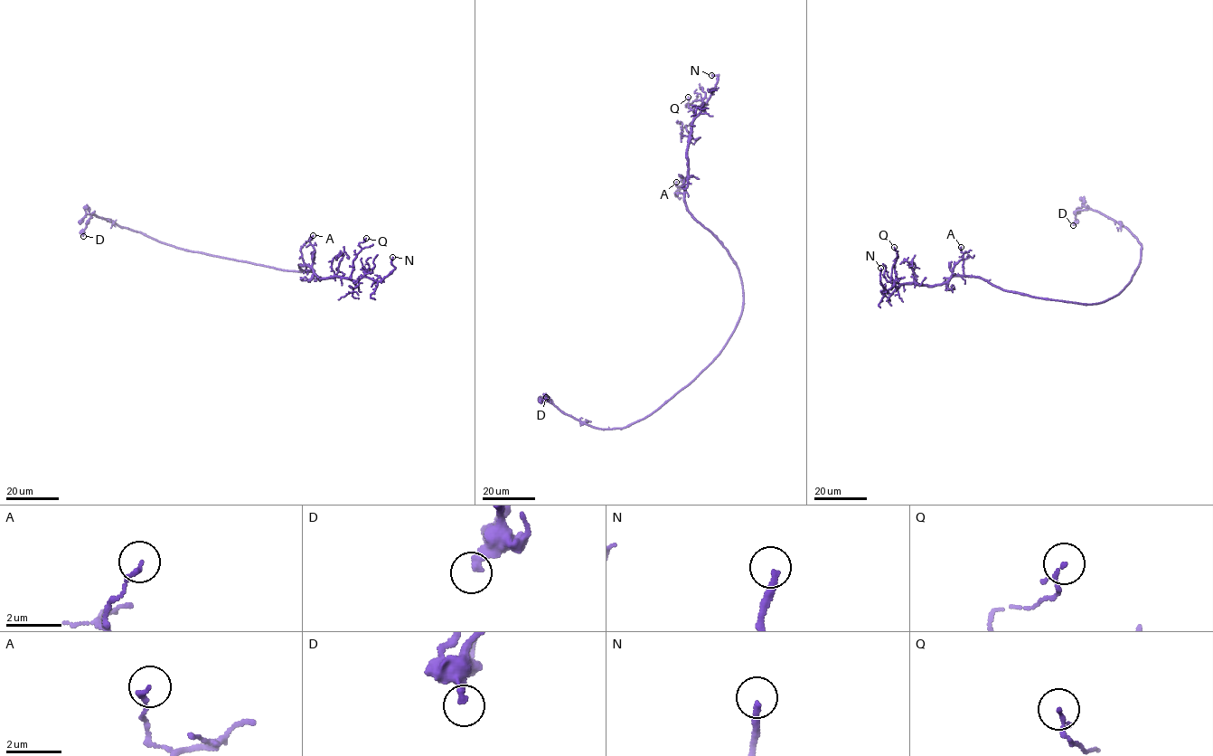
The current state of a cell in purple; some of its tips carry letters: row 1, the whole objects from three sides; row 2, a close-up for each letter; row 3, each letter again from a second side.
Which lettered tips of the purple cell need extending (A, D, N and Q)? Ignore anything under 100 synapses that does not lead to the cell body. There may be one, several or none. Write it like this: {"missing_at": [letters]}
{"missing_at": ["N"]}

